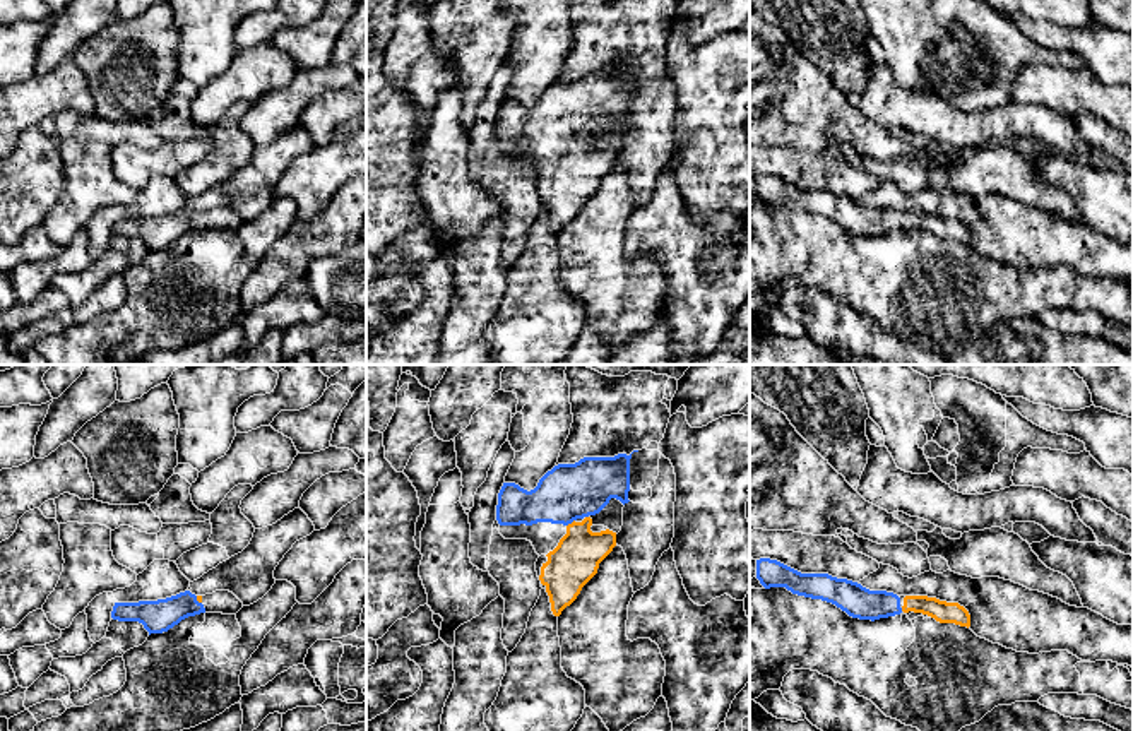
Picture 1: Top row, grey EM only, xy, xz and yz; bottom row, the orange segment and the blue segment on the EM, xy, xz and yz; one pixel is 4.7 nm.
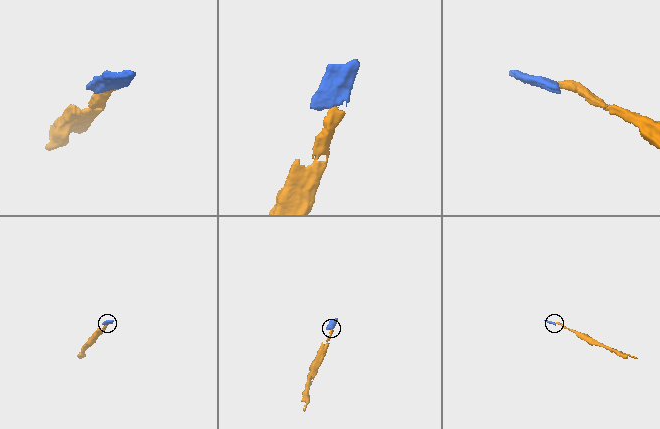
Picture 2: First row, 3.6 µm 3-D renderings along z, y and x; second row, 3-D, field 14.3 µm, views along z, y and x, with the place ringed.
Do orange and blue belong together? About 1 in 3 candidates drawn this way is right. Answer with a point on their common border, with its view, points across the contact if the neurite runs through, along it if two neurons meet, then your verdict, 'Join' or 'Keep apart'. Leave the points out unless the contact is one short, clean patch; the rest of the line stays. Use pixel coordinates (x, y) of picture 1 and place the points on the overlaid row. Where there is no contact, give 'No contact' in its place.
Touches orange at xz (572, 522). Path across: xz (574, 562), (572, 522), (569, 492). Join

